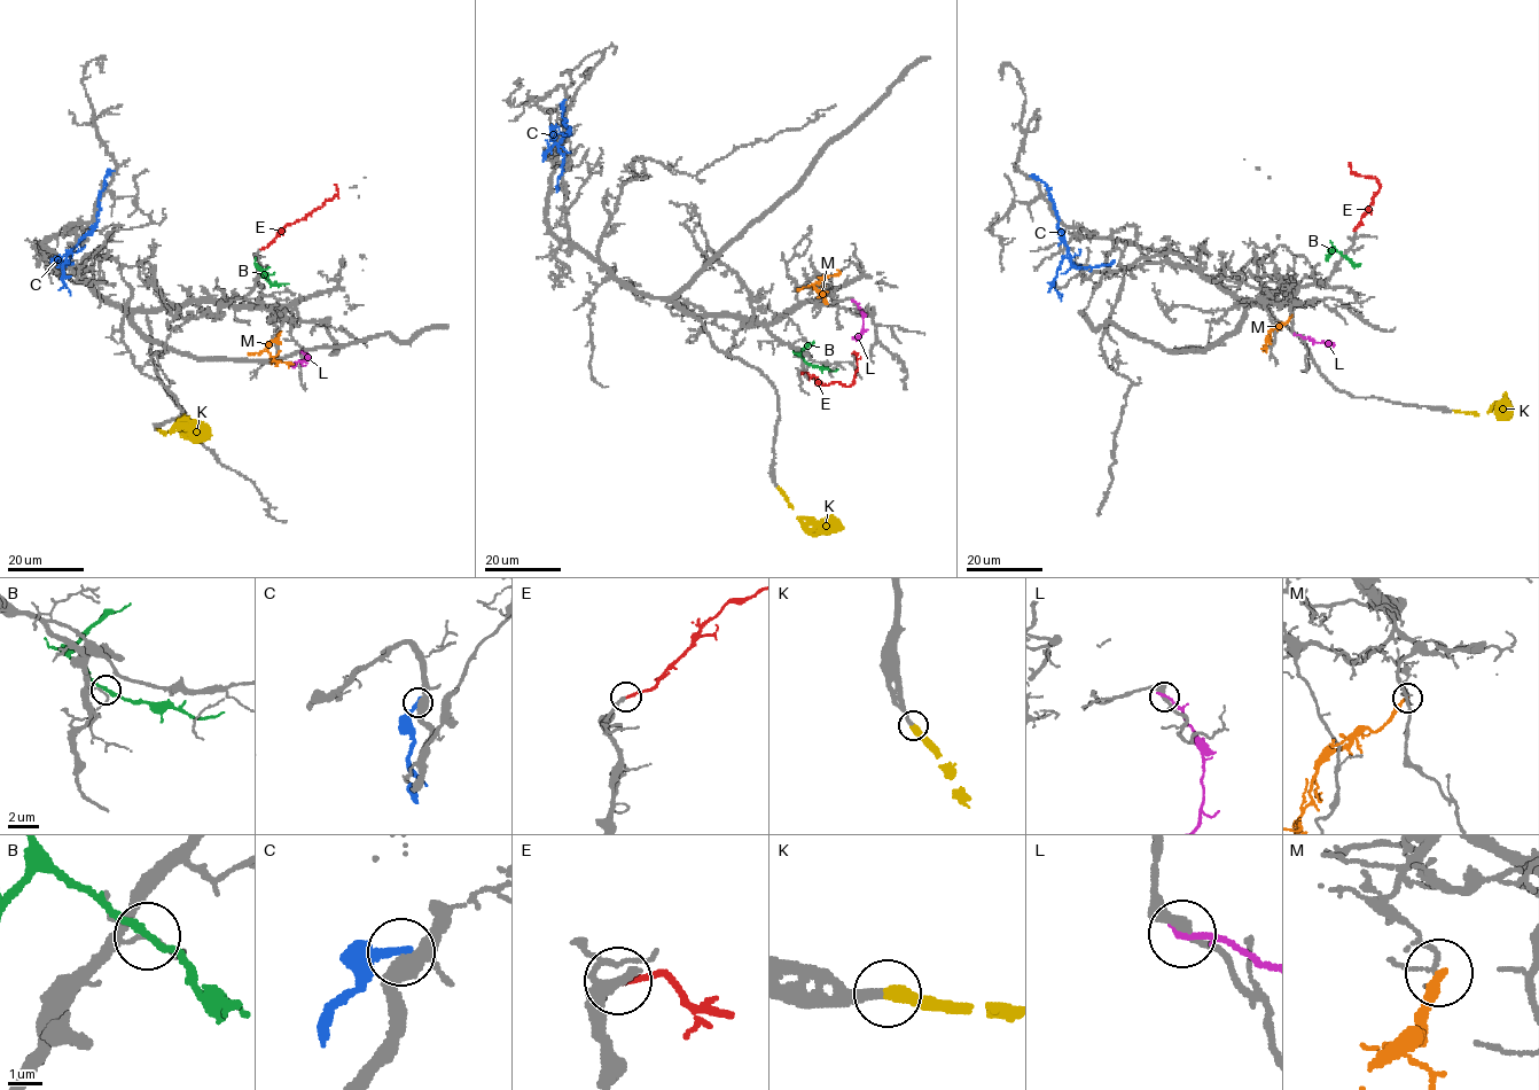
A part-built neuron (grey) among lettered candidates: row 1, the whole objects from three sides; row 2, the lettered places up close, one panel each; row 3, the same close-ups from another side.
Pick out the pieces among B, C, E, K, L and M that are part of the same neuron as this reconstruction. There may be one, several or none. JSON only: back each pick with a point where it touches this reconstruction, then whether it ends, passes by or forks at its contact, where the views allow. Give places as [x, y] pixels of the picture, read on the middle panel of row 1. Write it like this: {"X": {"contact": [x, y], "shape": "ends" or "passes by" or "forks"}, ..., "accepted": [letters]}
{"E": {"contact": [802, 373], "shape": "ends"}, "K": {"contact": [778, 487], "shape": "ends"}, "accepted": ["E", "K"]}

